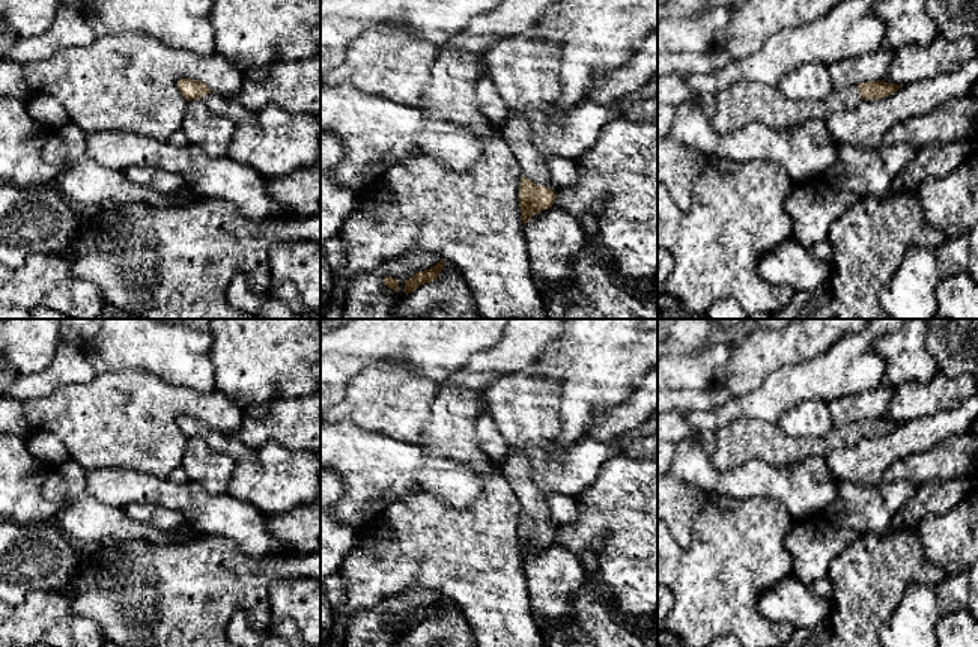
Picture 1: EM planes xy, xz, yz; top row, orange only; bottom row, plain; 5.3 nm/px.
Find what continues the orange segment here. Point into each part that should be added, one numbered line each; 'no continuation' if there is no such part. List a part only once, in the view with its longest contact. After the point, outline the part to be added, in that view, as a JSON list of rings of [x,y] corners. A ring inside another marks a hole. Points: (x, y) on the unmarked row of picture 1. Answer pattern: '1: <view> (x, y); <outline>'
1: xz (524, 403); [[[534,363],[522,372],[504,375],[484,391],[487,414],[497,421],[510,451],[503,463],[503,477],[516,494],[524,513],[555,531],[563,525],[549,513],[551,494],[534,484],[533,466],[524,450],[537,447],[551,456],[570,450],[558,444],[561,382],[561,370],[543,370]]]

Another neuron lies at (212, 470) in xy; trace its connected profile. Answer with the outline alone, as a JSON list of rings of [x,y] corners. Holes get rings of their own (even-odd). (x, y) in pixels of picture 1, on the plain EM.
[[[202,436],[188,438],[181,466],[188,480],[200,483],[211,494],[224,494],[235,469],[235,460],[211,450]]]

